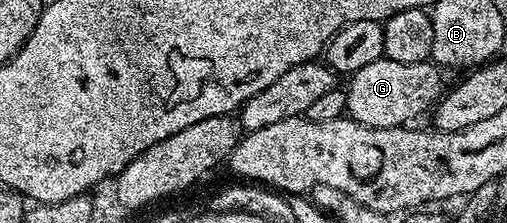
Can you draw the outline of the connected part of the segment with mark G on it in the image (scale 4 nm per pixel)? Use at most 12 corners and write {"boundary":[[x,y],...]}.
{"boundary":[[386,57],[347,83],[347,117],[411,123],[441,97],[441,67]]}

